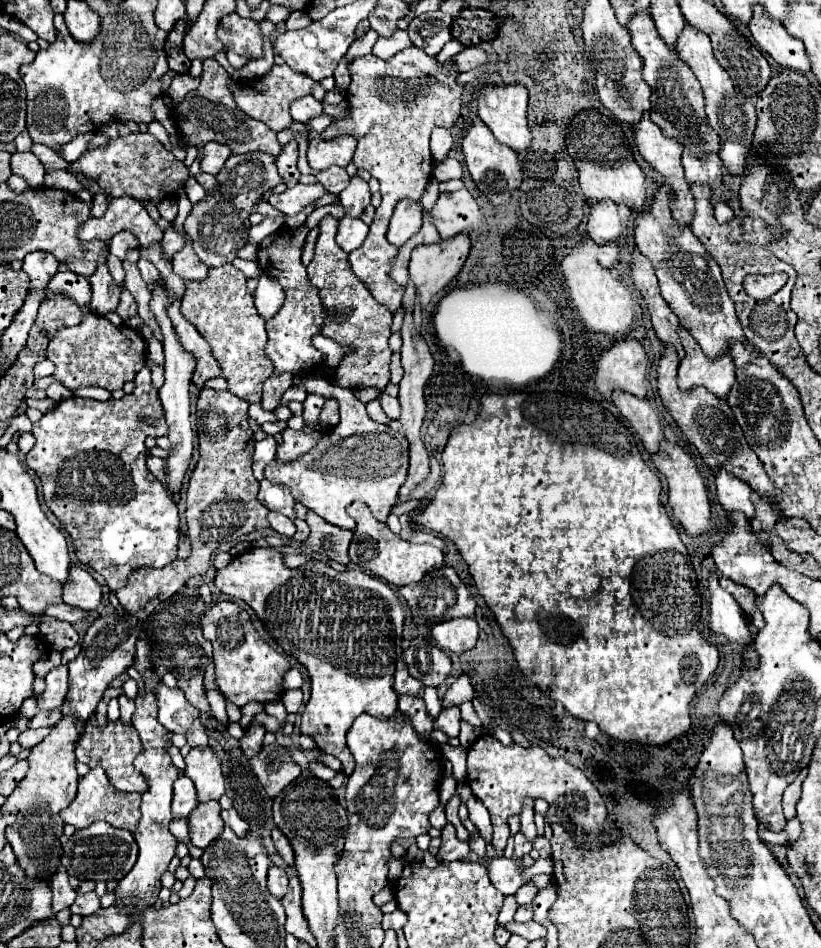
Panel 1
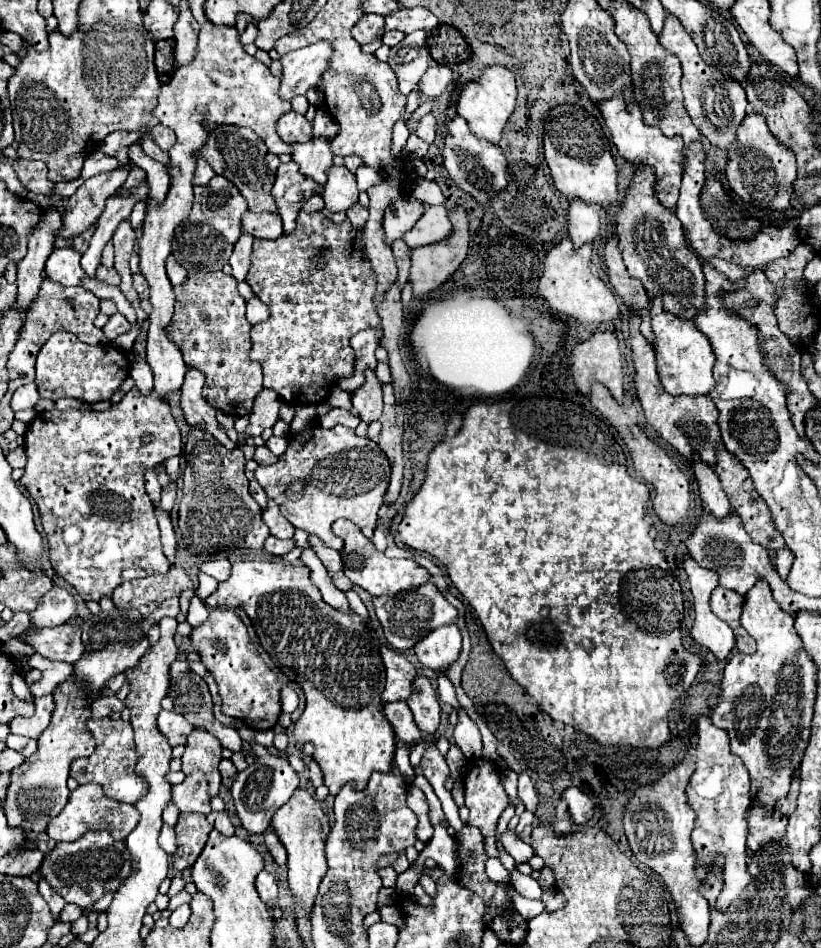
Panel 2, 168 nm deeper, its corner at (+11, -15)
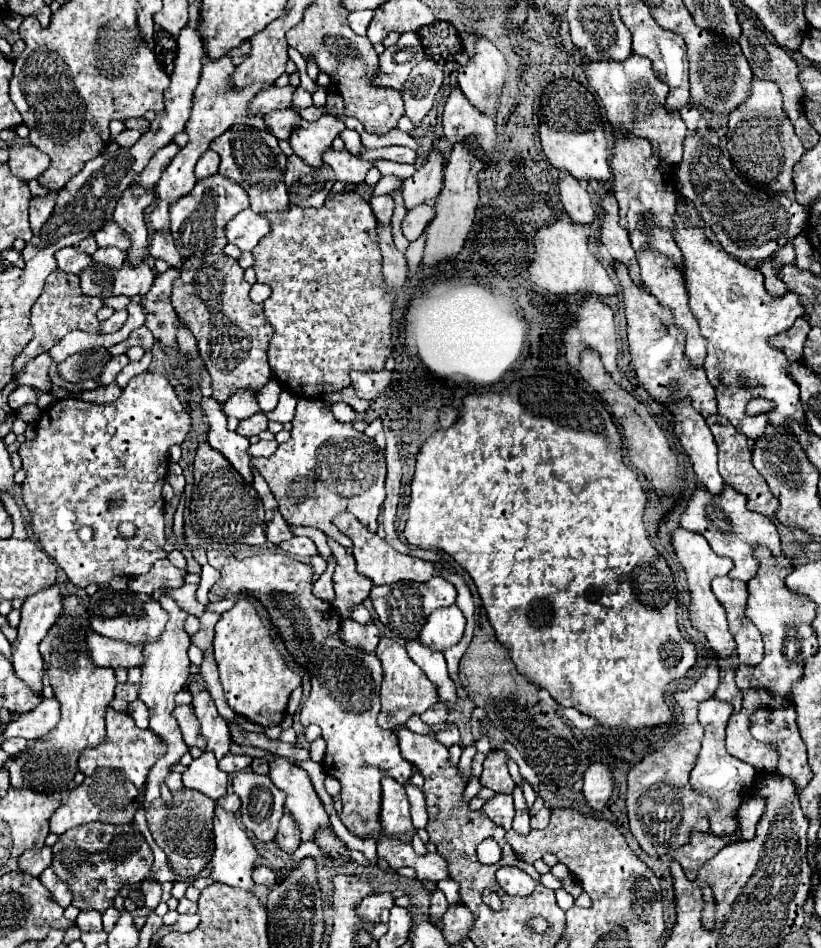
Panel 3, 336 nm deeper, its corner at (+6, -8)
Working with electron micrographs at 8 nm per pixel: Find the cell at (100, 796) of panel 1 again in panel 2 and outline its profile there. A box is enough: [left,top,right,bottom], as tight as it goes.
[47,783,139,841]

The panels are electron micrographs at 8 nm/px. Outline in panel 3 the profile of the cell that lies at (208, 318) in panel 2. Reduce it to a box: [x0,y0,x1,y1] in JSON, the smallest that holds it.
[172,254,272,404]

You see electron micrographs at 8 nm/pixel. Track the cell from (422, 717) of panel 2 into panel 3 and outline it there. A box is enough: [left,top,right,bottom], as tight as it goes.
[420,702,448,724]

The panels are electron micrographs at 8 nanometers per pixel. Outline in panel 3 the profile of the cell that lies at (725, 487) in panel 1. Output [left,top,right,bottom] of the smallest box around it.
[670,400,724,494]

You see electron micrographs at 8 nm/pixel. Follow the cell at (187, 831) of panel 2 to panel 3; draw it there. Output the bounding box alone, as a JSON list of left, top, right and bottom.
[148,790,214,878]

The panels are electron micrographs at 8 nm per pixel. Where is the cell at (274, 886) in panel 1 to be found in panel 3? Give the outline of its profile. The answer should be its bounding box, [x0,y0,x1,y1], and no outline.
[252,866,276,886]

